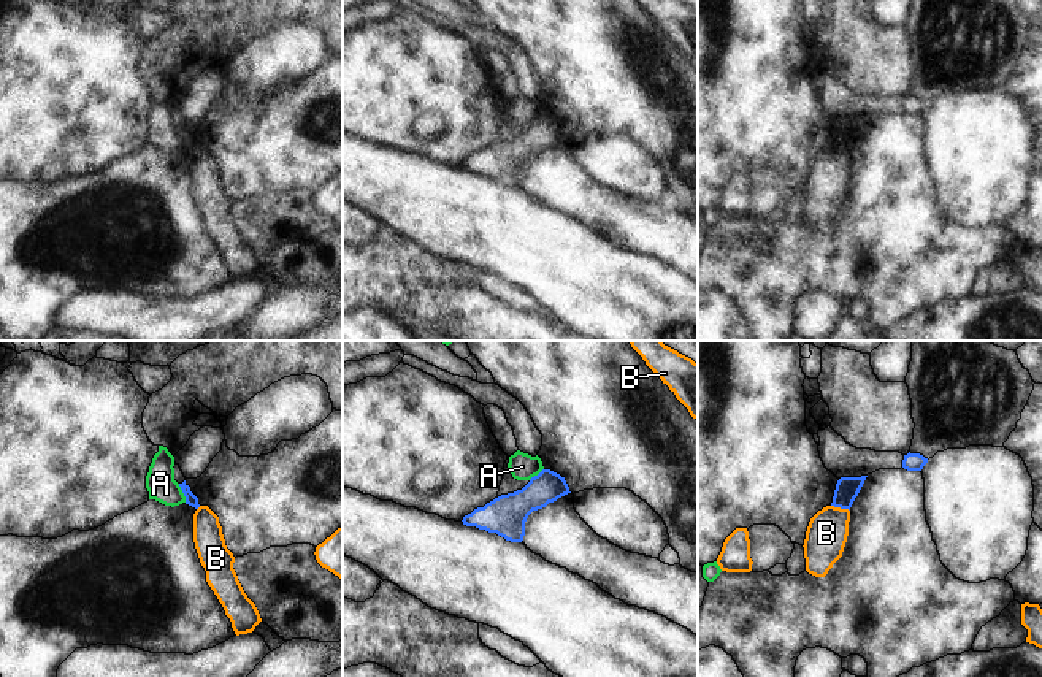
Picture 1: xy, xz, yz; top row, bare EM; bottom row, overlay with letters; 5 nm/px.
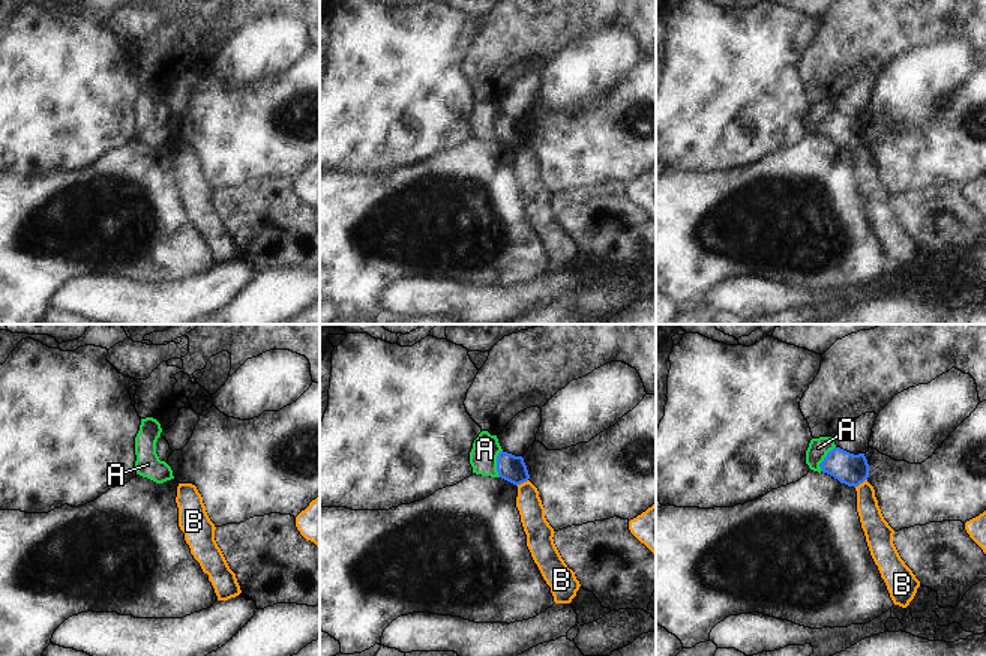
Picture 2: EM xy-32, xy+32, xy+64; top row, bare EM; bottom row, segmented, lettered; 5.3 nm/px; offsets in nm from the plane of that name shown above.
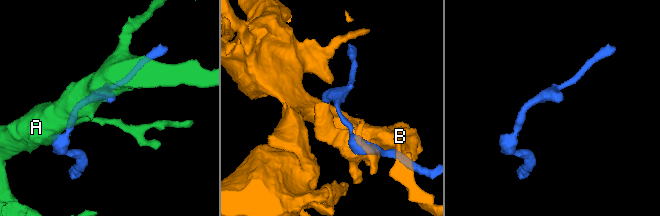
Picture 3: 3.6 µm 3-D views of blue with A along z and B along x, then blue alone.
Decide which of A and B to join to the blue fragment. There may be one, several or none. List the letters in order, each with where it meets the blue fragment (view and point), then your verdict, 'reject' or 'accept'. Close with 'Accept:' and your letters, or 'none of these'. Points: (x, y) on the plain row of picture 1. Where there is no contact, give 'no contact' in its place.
A: xy (183, 137) | reject
B: yz (841, 152) | reject
Accept: none of these

